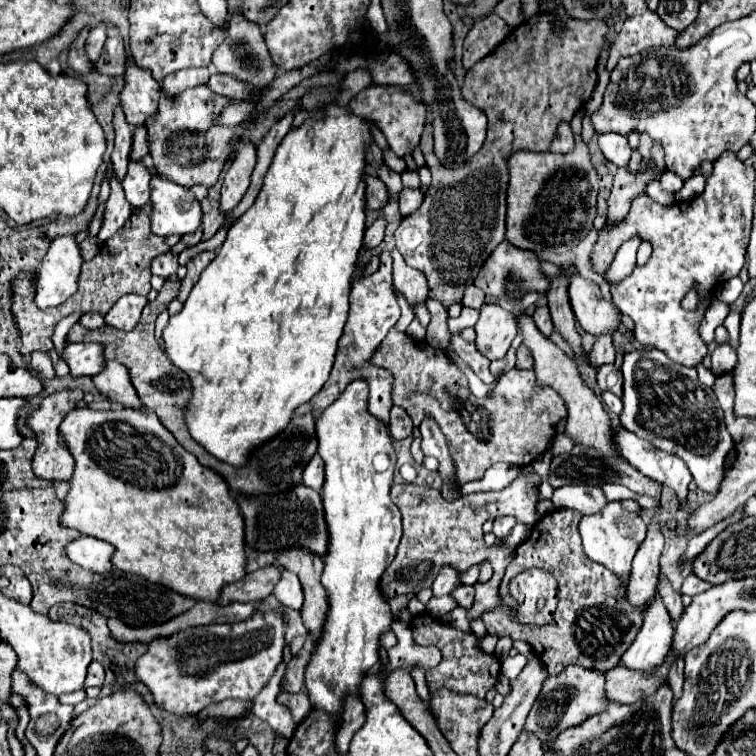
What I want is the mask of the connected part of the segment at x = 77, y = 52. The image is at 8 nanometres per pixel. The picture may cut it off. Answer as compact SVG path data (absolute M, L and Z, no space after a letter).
M84 28L80 38L76 38L76 42L70 48L70 68L74 68L74 72L78 72L78 74L90 74L90 72L96 70L92 66L92 62L88 60L86 50L84 50L86 38L88 38L88 28Z

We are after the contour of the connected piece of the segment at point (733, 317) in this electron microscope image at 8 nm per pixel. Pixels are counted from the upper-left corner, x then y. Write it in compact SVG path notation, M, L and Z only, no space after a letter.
M730 312L730 314L726 316L726 320L724 320L724 326L726 326L728 334L730 334L730 342L732 342L732 346L736 348L736 344L738 344L738 340L740 340L740 334L738 334L740 312Z

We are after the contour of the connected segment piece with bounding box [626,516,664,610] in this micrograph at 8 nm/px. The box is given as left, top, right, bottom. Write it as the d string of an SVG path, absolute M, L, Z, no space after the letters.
M652 516L648 524L648 534L634 556L630 584L626 588L628 604L638 610L644 610L656 592L658 574L660 574L658 560L662 548L664 548L664 536L658 526L658 516Z

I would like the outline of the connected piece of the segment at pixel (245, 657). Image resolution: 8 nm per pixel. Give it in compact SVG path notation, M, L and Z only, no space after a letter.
M256 612L242 622L192 626L172 636L154 638L148 642L148 650L138 656L134 674L148 686L162 710L186 718L226 698L254 700L278 670L284 644L280 612Z

